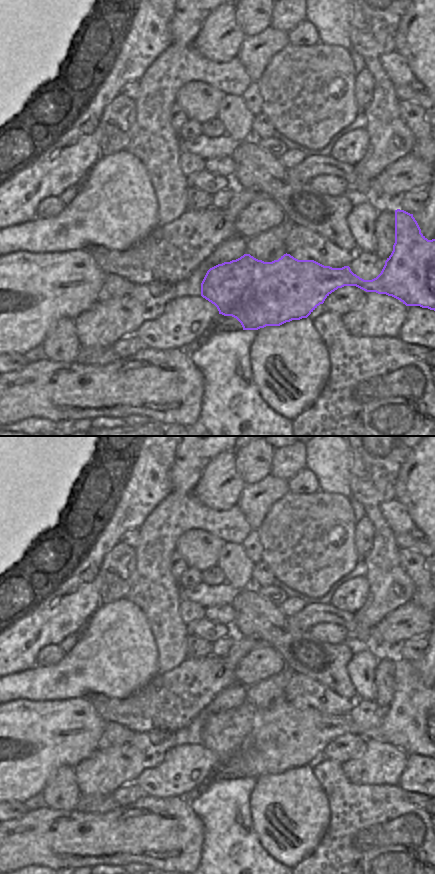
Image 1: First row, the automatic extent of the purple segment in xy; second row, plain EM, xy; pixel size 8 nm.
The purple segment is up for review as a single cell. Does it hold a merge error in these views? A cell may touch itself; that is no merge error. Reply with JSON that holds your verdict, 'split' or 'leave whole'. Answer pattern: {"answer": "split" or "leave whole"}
{"answer": "leave whole"}

